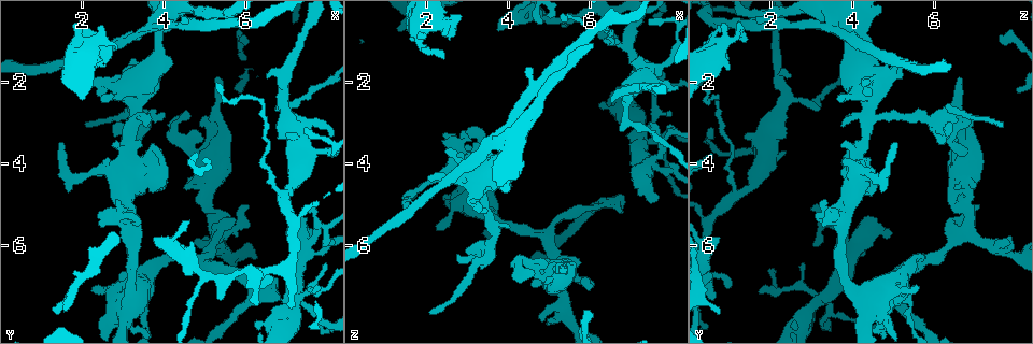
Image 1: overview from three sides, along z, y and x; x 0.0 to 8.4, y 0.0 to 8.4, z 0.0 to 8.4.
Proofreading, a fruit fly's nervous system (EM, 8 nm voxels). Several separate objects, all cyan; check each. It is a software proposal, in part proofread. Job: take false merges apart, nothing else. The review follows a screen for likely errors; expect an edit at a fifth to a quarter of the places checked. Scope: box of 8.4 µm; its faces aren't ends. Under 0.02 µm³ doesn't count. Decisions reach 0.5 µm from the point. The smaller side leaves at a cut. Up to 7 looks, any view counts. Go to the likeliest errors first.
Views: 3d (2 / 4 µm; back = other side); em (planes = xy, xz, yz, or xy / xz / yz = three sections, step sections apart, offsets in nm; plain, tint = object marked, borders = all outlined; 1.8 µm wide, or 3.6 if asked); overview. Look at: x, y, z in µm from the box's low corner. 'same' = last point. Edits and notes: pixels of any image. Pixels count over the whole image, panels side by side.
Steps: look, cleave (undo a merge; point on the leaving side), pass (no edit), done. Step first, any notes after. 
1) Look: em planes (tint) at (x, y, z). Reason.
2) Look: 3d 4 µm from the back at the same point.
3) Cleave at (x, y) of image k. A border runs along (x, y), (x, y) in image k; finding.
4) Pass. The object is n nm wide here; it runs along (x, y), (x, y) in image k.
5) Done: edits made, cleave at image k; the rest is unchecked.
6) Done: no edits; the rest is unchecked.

Look: 3d 4 µm at (7.15, 7.30, 3.15). Thick turns thin.

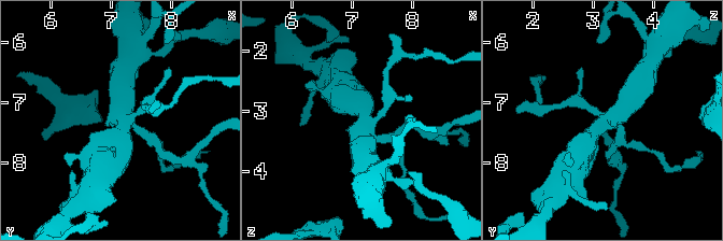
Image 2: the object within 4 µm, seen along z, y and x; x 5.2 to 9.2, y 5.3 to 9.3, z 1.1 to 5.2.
Look: em yz step 8 (tint) at (7.25, 7.30, 3.20). 4 arms meet here.

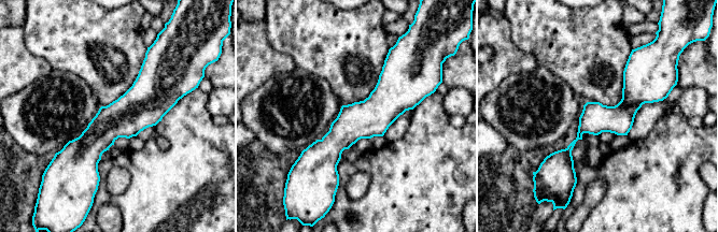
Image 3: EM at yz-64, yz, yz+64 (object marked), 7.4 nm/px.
Look: em planes (tint) at the same point.

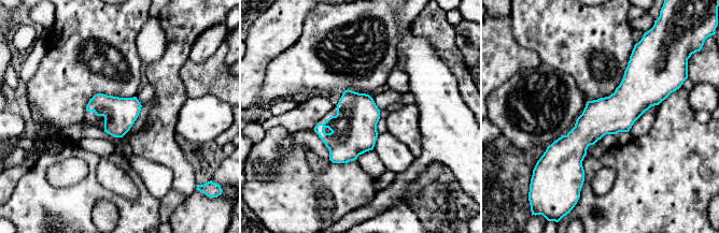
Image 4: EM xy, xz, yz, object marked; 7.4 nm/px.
Pass. It runs along (662, 91), (549, 150) in image 4; all the same neuron.

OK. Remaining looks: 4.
Look: 3d 4 µm at (3.10, 5.45, 3.80). Sharp bend.

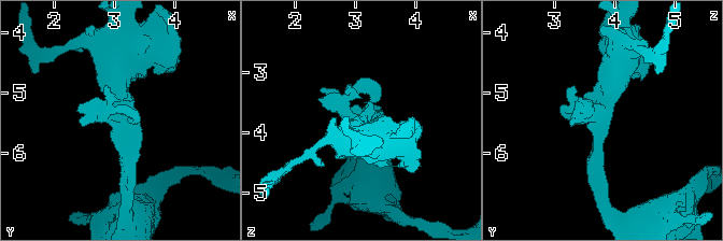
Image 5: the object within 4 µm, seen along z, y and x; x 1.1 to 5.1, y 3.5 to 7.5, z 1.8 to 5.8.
Look: em xy step 8 (tint) at (3.00, 5.40, 3.85). Now the EM.

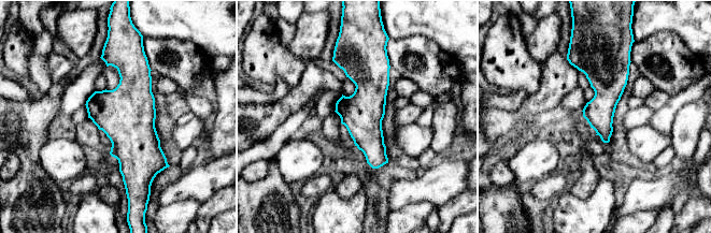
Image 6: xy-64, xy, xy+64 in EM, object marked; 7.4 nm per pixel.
Look: em planes (tint) at the same point. Another direction.

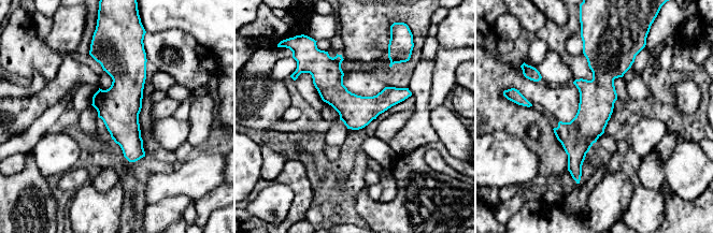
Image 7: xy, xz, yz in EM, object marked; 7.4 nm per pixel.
Pass. Continuous, no second neuron.

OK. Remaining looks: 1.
Done: no edits; the rest is unchecked.

